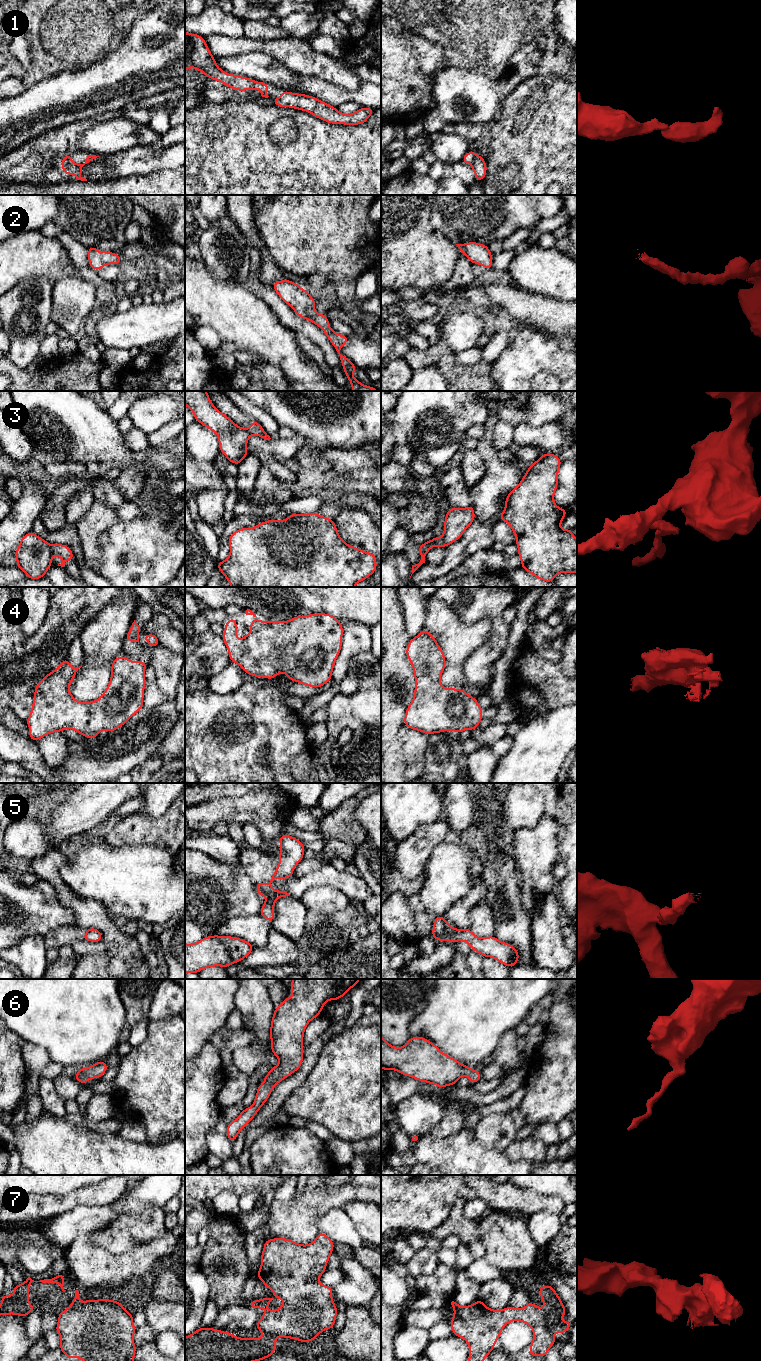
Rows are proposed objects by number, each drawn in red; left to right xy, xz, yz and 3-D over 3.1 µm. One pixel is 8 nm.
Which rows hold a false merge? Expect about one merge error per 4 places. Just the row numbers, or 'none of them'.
3, 7

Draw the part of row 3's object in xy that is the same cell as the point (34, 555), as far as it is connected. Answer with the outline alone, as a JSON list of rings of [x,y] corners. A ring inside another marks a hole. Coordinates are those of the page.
[[[30,531],[21,538],[14,556],[28,579],[40,579],[52,565],[52,545]]]

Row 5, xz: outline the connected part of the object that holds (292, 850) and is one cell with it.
[[[285,834],[280,836],[279,842],[281,847],[279,853],[279,865],[276,867],[272,879],[268,884],[265,882],[256,884],[258,894],[267,898],[259,914],[271,924],[275,915],[274,904],[276,900],[280,897],[289,896],[289,894],[283,890],[275,891],[271,887],[271,883],[275,879],[288,879],[292,877],[293,870],[297,864],[303,860],[303,855],[306,850],[300,840]]]

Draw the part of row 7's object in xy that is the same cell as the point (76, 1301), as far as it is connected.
[[[75,1290],[75,1297],[71,1305],[68,1308],[66,1308],[64,1311],[60,1312],[59,1314],[66,1314],[68,1310],[74,1310],[79,1304],[80,1304],[79,1291]]]

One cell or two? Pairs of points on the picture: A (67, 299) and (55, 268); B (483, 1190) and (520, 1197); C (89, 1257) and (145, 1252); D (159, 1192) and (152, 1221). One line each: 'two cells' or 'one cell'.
A: two cells
B: one cell
C: one cell
D: two cells

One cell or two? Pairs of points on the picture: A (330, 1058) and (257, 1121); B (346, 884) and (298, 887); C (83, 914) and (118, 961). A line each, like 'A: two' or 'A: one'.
A: two
B: one
C: one

